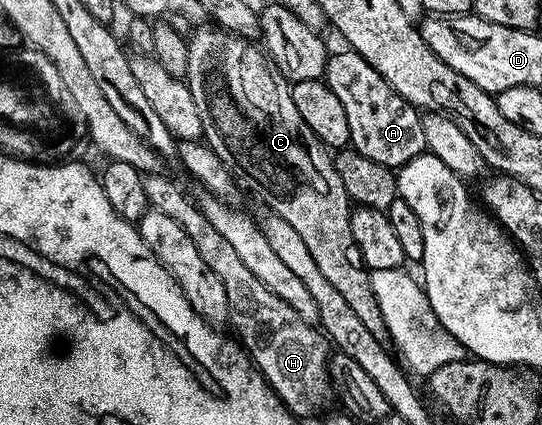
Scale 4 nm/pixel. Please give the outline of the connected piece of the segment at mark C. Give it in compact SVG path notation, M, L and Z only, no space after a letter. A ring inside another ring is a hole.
M214 24L196 30L199 31L190 35L187 44L189 68L185 81L197 102L206 145L217 152L219 159L240 183L243 181L251 186L262 205L268 206L274 214L281 216L281 220L285 220L285 224L290 224L297 231L297 236L305 240L325 280L329 280L329 284L333 284L333 288L345 296L349 308L353 308L353 313L365 324L365 328L369 328L369 332L373 332L375 338L386 339L385 319L370 287L371 271L363 265L363 257L353 240L353 203L347 197L345 184L341 184L341 176L337 176L332 151L317 140L317 136L313 136L313 128L301 120L301 112L297 112L297 104L293 104L292 83L279 73L274 62L252 39L240 38L238 34L230 34Z

